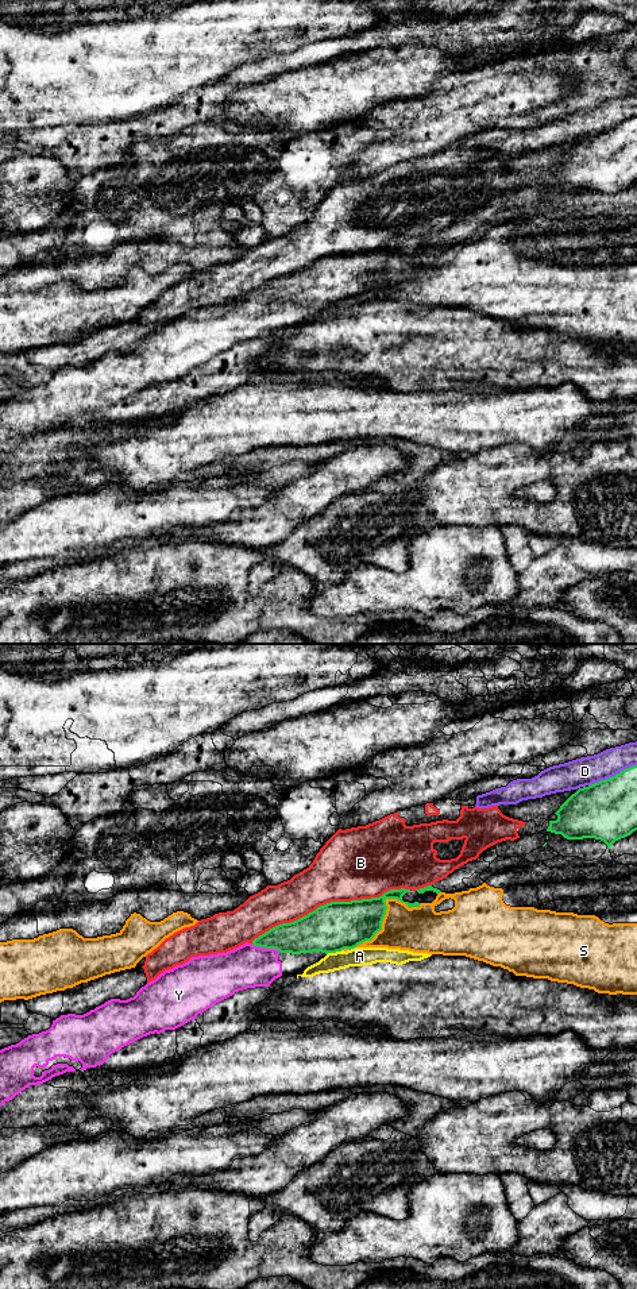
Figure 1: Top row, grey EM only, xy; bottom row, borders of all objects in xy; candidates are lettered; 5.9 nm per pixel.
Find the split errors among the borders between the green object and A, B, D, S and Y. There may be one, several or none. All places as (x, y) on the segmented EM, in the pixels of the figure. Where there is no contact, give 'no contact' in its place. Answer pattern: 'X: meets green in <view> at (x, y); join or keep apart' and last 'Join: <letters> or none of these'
A: meets green in xy at (335, 952); keep apart
B: meets green in xy at (331, 902); keep apart
D: meets green in xy at (613, 776); keep apart
S: meets green in xy at (385, 911); keep apart
Y: meets green in xy at (266, 948); join
Join: Y

